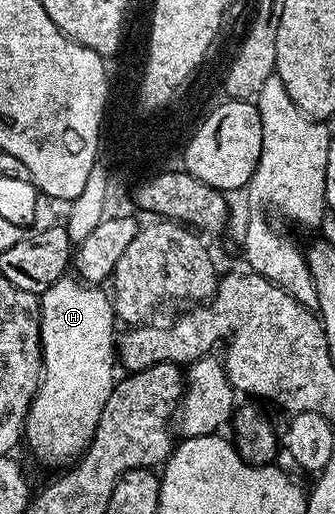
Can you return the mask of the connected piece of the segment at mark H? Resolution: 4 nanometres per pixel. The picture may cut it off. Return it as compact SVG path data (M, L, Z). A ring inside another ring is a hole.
M76 277L60 278L54 286L40 295L41 300L41 386L33 397L33 404L25 421L24 441L49 466L68 467L76 463L93 439L103 404L111 396L115 385L115 334L113 338L113 303L110 295L97 284L86 284Z

